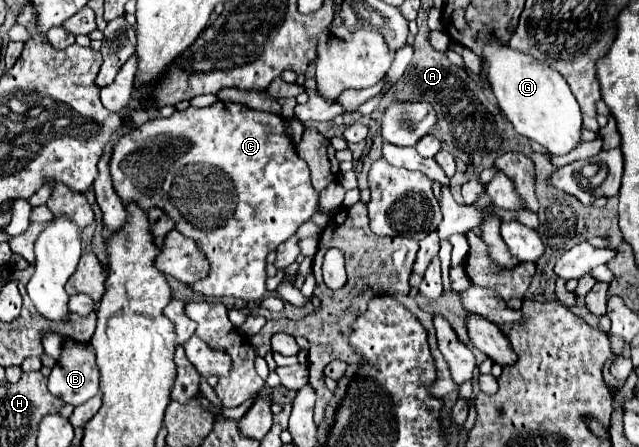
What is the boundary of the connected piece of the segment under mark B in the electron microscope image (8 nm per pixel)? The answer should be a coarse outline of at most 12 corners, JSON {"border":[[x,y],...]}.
{"border":[[87,343],[63,345],[49,391],[69,405],[99,391]]}

